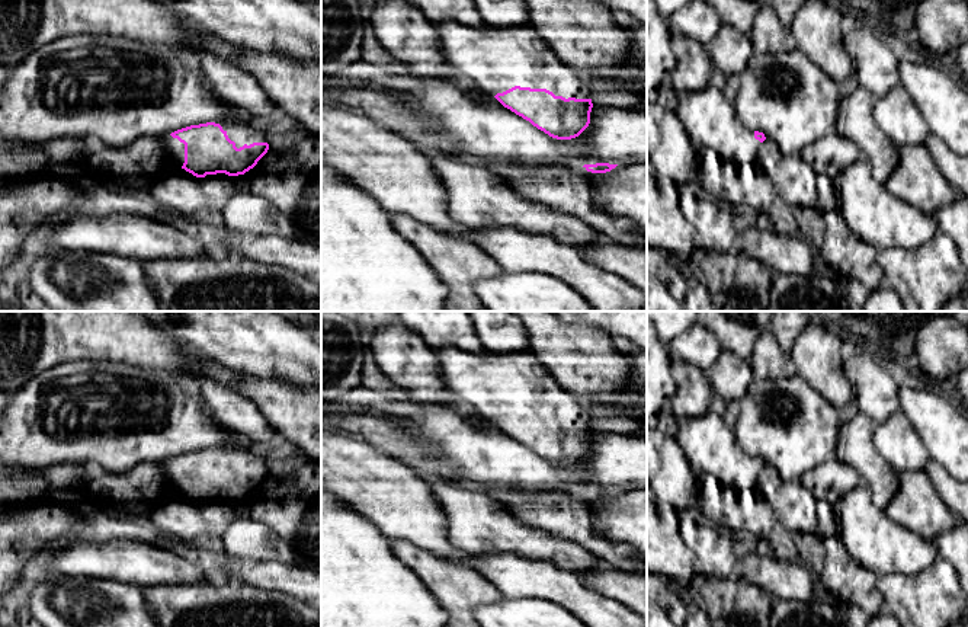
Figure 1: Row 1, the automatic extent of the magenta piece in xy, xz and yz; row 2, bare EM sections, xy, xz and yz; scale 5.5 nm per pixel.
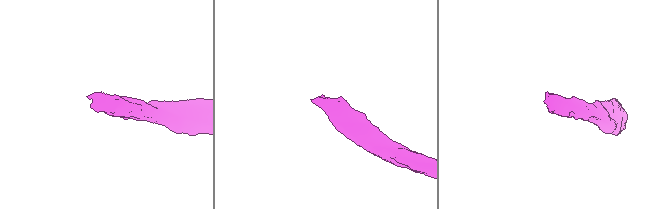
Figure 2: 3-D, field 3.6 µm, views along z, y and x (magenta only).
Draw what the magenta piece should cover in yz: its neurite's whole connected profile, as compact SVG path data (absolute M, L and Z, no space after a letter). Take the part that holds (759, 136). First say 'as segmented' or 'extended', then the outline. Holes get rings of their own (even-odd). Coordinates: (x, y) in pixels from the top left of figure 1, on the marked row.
extended; M714 84L680 92L674 113L699 150L712 148L734 164L756 164L765 134L747 128L738 119L734 103Z

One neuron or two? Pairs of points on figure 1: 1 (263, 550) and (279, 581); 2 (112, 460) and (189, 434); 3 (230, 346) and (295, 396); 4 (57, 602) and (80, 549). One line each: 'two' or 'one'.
1: two
2: one
3: two
4: two

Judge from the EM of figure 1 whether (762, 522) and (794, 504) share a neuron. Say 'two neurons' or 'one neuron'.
two neurons

